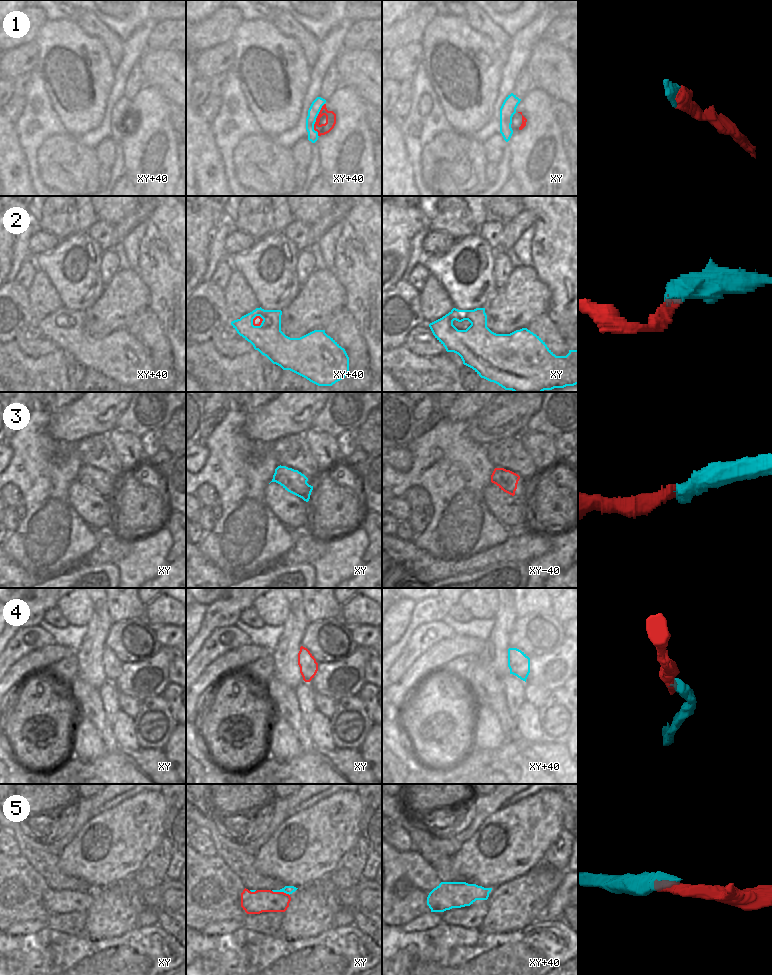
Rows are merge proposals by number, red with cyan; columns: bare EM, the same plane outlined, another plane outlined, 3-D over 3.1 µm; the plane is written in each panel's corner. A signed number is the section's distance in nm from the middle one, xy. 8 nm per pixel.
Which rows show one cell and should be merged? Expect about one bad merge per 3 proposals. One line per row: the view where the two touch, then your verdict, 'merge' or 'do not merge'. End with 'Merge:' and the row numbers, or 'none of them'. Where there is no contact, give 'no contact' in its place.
1: contact in xy+40; merge
2: contact in xy+40; merge
3: no contact; merge
4: no contact; merge
5: contact in xy; merge
Merge: 1, 2, 3, 4, 5

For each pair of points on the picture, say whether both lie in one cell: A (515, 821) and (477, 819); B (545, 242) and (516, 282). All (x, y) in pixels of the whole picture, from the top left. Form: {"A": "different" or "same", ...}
{"A": "different", "B": "different"}

